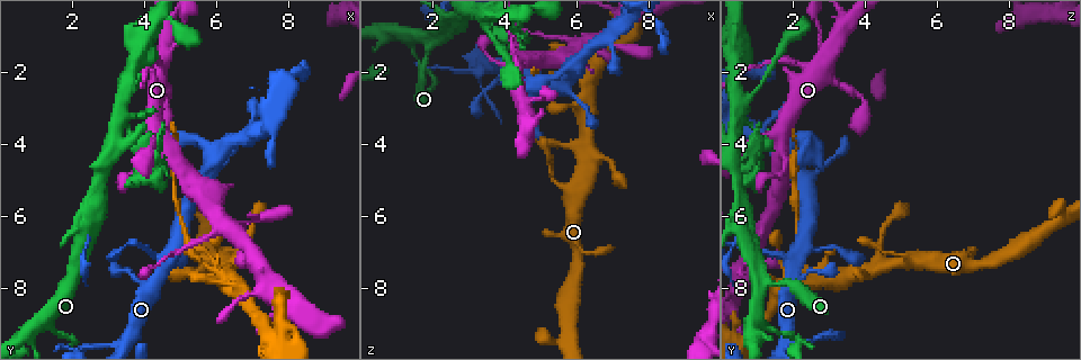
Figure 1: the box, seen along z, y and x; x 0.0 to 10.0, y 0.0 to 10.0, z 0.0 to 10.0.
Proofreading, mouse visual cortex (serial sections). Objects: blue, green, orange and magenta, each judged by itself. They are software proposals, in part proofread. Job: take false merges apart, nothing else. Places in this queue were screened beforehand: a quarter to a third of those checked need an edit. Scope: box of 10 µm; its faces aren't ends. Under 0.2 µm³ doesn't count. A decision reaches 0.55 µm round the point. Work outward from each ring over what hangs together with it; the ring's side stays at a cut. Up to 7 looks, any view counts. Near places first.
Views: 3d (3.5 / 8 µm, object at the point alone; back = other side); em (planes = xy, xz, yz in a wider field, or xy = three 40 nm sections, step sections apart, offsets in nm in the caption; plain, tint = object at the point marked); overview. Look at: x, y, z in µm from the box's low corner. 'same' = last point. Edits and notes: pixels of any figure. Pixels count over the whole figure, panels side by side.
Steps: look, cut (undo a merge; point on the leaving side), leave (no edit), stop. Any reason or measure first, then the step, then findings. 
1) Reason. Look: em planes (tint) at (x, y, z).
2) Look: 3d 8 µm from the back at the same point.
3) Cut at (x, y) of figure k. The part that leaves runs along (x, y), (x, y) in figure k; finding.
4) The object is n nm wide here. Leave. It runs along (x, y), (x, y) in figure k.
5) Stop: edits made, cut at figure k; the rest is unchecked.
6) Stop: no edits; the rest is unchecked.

Look: 3d 3.5 µm at (3.55, 3.60, 1.00).

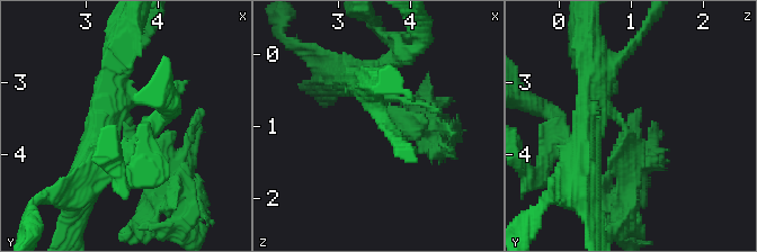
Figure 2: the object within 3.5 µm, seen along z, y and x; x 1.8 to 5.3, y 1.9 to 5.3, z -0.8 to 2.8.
The arms are 300, 300 nm wide. Look: em planes (plain) at (3.60, 3.60, 0.95).

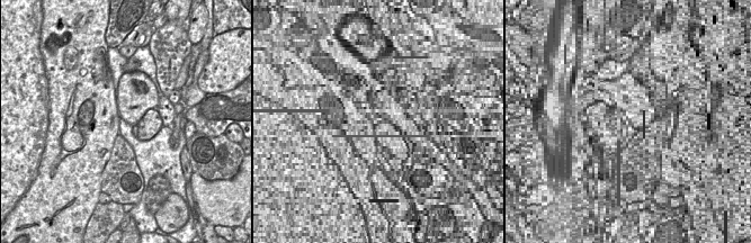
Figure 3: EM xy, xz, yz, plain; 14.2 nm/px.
With the object marked. Look: em planes (tint) at the same point.

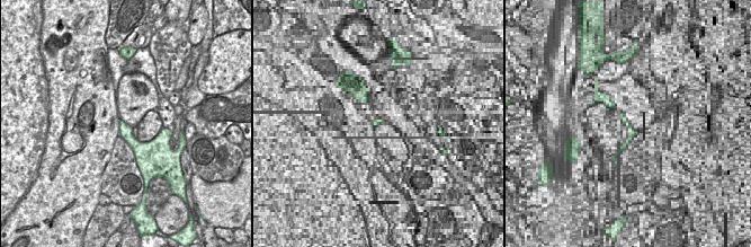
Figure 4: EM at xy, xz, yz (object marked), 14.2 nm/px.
Cut at (407, 111) of figure 2. A second cell is stuck on.

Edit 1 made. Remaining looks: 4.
Arms part here. Look: 3d 8 µm at (4.60, 1.70, 2.90).

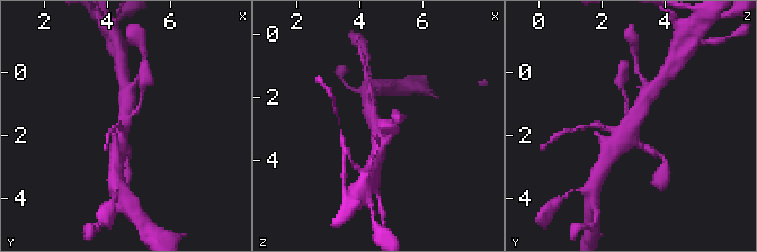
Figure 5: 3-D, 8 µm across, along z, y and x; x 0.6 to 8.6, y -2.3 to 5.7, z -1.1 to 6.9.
3 arms meet here; the arms are 150, 450, 500 nm wide; now the EM. Look: em xy step 1 (tint) at the same point.

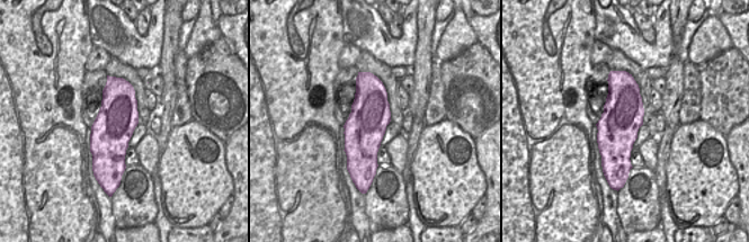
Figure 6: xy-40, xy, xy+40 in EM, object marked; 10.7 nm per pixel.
Leave. It runs along (615, 151), (646, 96) in figure 5; continuous, no second cell.

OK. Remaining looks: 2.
Abrupt turn. Look: 3d 3.5 µm at (6.25, 7.95, 1.75).

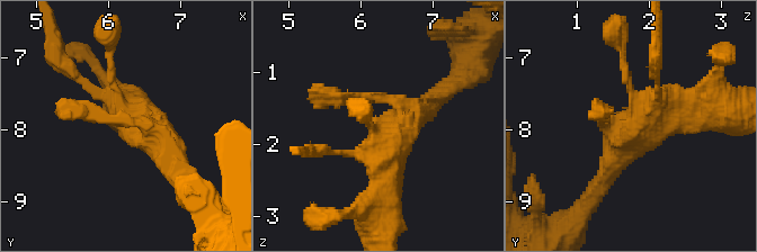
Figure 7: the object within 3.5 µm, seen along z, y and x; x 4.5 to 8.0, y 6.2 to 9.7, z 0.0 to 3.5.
Look: em xy step 5 (tint) at (6.25, 7.90, 1.85).

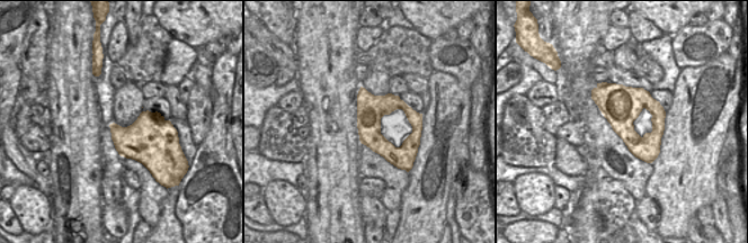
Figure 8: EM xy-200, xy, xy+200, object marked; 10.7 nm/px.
Leave. It runs along (698, 108), (650, 105), (609, 167) in figure 7; one cell here.

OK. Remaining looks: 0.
Stop: edits made, cut at figure 2; the rest is unchecked.

